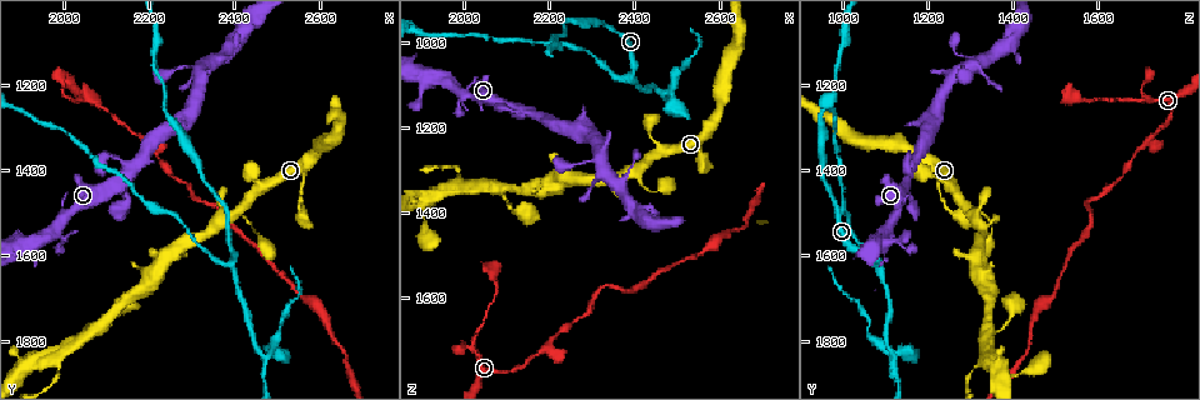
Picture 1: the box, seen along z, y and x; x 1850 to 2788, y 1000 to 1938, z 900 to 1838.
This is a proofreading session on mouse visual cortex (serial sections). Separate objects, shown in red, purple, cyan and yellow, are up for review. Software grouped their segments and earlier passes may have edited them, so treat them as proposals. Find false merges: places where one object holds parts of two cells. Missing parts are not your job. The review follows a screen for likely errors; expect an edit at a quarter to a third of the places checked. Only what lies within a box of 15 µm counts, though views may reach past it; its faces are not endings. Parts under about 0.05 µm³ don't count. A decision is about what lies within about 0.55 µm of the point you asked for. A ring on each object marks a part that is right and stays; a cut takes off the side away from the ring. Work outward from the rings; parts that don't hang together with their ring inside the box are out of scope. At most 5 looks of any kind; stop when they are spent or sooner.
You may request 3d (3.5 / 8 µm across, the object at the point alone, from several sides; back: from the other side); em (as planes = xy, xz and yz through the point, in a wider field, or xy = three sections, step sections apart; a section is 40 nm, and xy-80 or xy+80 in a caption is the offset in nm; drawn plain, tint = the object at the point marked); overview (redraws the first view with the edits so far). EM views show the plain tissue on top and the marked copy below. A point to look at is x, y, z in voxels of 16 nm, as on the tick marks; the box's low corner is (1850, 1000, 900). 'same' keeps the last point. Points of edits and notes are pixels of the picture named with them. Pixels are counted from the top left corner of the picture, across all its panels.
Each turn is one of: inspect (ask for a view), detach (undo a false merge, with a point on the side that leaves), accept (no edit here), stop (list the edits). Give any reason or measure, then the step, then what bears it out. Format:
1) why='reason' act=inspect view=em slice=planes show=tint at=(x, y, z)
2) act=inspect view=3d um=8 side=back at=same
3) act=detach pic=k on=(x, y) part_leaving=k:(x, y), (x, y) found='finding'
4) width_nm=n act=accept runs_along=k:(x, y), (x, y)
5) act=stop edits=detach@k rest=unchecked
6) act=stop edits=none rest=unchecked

why='thick turns thin' act=inspect view=em slice=xy step=2 show=tint at=(2035, 1805, 1340)

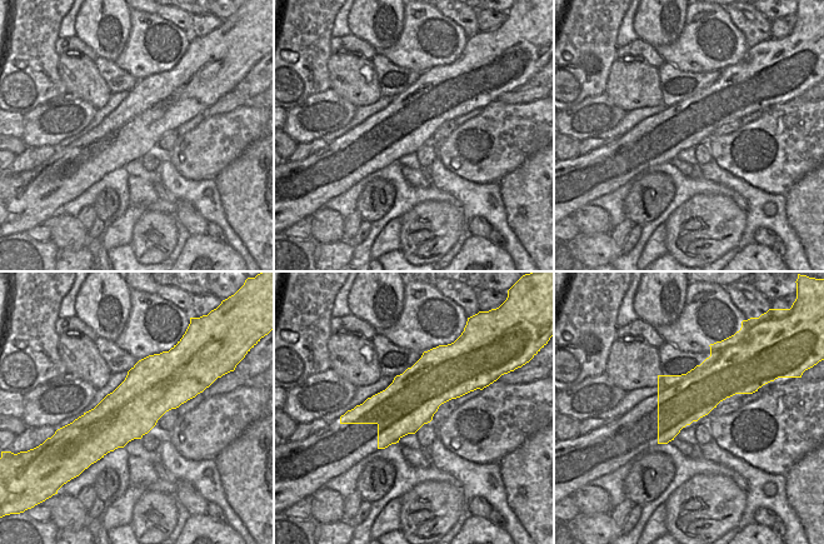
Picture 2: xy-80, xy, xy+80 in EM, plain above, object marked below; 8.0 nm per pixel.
why='wider look' act=inspect view=3d um=3.5 at=same

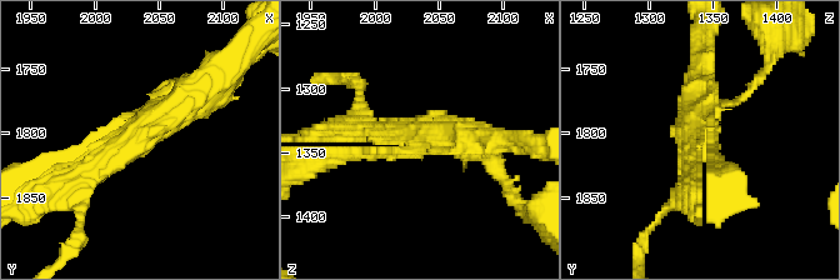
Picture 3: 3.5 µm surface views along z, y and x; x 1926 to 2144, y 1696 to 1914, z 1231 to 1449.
arm_widths_nm=150,250,450 act=accept found='one cell here'

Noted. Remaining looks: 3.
why='three-way junction' act=inspect view=3d um=8 at=(2125, 1435, 1150)

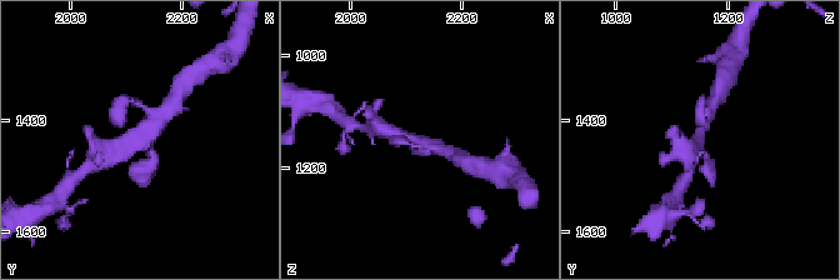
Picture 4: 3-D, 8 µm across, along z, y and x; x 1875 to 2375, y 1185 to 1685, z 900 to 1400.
arms=3 arm_widths_nm=250,300,400 why='now the EM' act=inspect view=em slice=xy step=2 show=tint at=(2125, 1430, 1145)

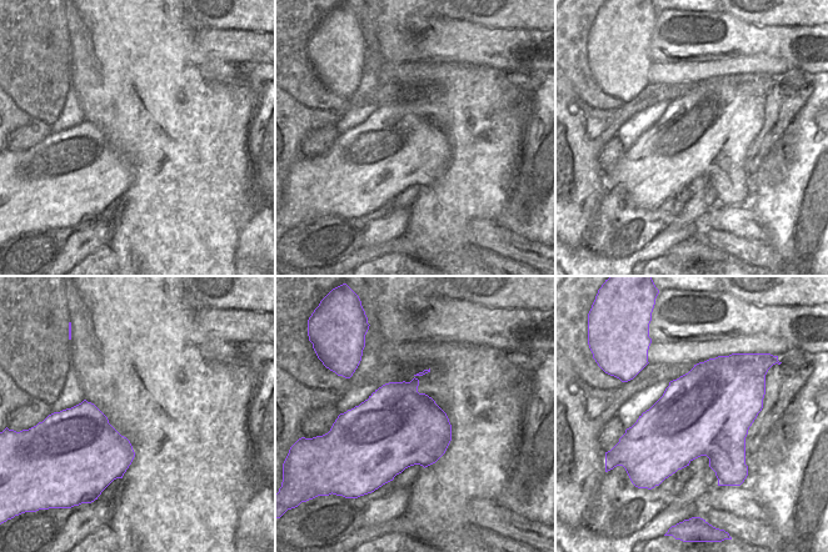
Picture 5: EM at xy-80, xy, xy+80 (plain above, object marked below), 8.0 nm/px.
act=accept runs_along=4:(105, 150), (128, 148), (164, 111) found='one cell here'

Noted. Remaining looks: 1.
act=stop edits=none rest=unchecked

